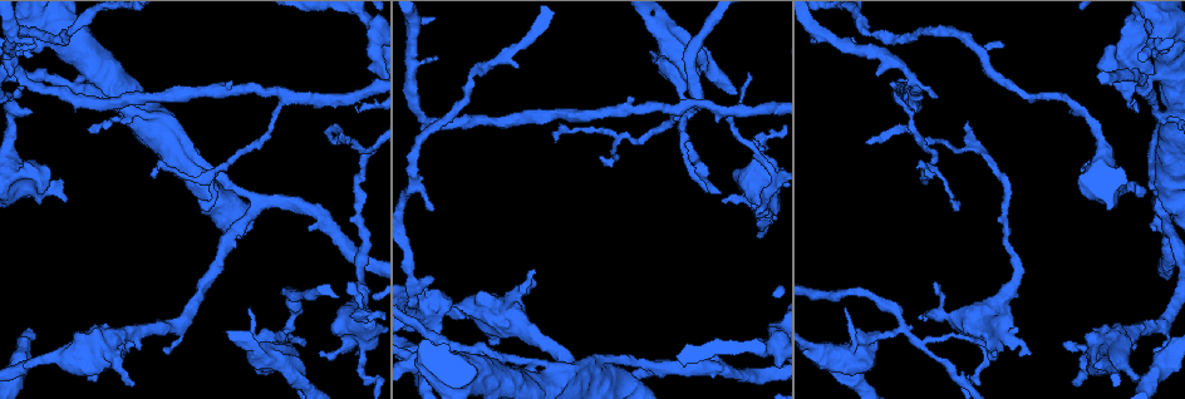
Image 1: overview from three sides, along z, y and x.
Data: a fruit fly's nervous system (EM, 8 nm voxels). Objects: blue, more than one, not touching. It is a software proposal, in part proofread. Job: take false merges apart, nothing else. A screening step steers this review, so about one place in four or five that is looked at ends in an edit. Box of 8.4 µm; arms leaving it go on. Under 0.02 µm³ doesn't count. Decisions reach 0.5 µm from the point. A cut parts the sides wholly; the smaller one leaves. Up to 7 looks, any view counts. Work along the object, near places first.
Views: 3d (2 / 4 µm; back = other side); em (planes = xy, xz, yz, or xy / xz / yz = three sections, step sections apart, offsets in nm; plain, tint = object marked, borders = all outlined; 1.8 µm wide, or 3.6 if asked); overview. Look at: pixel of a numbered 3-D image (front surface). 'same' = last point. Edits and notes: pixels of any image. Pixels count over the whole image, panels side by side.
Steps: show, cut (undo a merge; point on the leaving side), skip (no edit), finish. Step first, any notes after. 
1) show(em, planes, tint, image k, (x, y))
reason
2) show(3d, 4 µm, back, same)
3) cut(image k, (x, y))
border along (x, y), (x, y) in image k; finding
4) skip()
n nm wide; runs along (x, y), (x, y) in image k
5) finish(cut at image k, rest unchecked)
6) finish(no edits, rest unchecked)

show(em, 3.6 µm, xz, step 8, tint, image 1, (1174, 113))
calibre changes

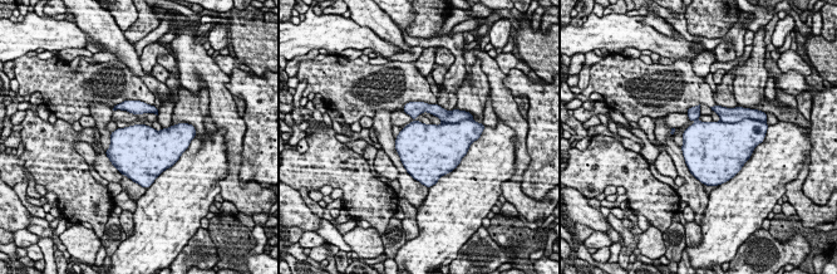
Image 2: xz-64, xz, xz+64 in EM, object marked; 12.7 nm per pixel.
cut(image 2, (727, 115))
border along (739, 120), (735, 122), (720, 121) in image 2; two neurons meet here

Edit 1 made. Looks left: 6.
show(em, 3.6 µm, xz, step 16, tint, image 1, (431, 377))
thick turns thin

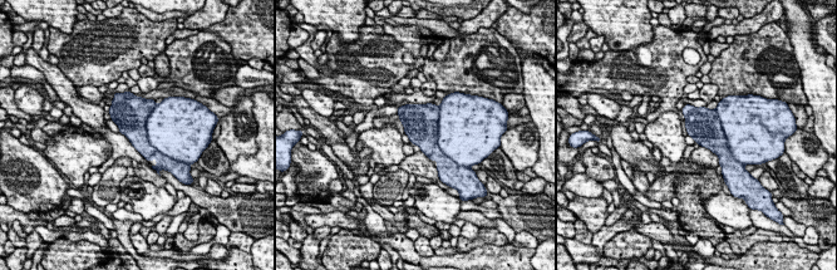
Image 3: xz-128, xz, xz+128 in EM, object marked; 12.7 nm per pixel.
cut(image 3, (132, 122))
320 nm wide; border along (154, 106), (147, 140), (170, 158) in image 3; a second neuron is stuck on

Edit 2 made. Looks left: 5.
show(overview)

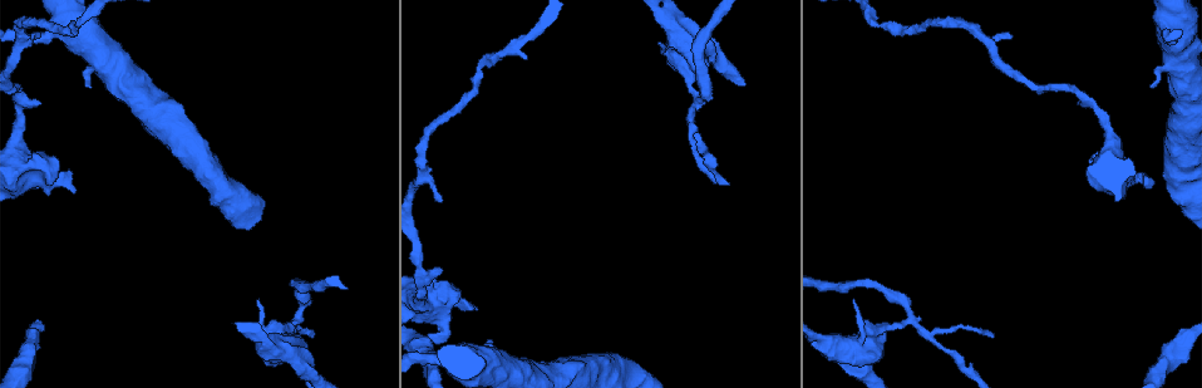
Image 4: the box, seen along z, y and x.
show(em, 3.6 µm, planes, plain, image 4, (430, 301))
four or more arms meet

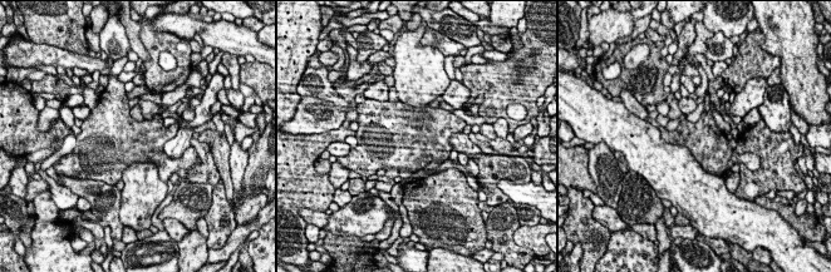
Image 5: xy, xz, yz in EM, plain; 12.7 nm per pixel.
show(em, 3.6 µm, planes, tint, same)

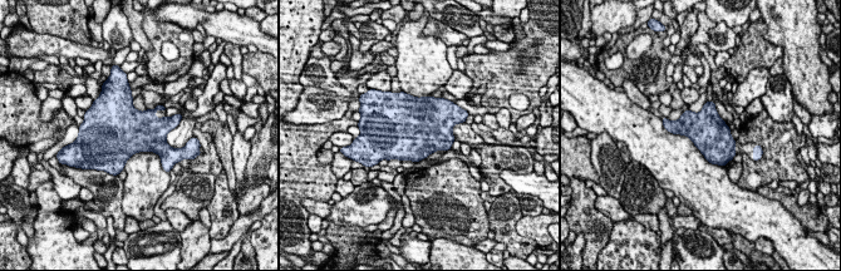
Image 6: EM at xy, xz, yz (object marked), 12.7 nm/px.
skip()
all the same neuron

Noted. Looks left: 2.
finish(cut at image 2, cut at image 3, rest unchecked)

